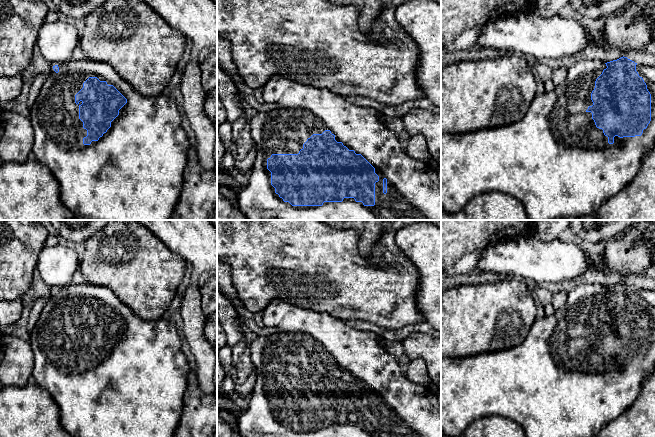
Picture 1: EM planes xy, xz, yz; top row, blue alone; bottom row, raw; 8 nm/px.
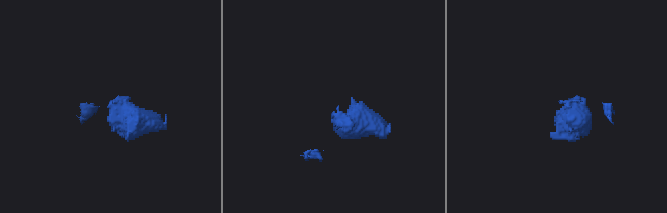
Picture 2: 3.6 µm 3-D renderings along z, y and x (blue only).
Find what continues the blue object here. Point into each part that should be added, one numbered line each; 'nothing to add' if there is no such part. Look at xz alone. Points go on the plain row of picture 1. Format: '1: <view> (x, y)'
1: xz (413, 410)

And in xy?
1: xy (137, 390)

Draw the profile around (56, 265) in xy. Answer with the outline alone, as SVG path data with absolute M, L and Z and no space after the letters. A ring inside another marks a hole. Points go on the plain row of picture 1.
M61 242L42 248L36 270L45 284L55 290L69 284L80 267L80 261L72 246Z

